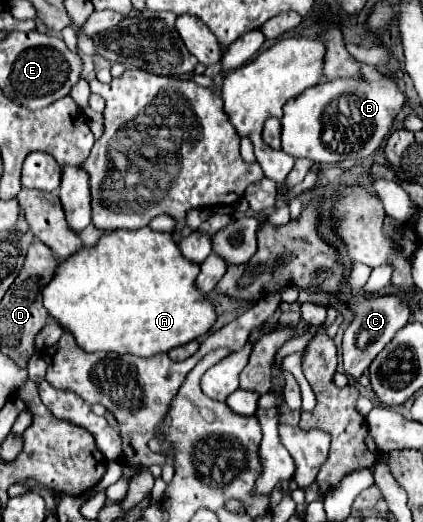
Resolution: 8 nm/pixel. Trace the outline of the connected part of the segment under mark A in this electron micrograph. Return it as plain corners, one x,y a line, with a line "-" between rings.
117,229
103,233
93,247
83,247
69,259
61,261
55,279
43,289
43,305
49,315
73,331
79,347
85,351
119,351
137,357
167,353
173,347
187,345
211,331
217,321
211,297
195,287
199,265
185,259
169,231

